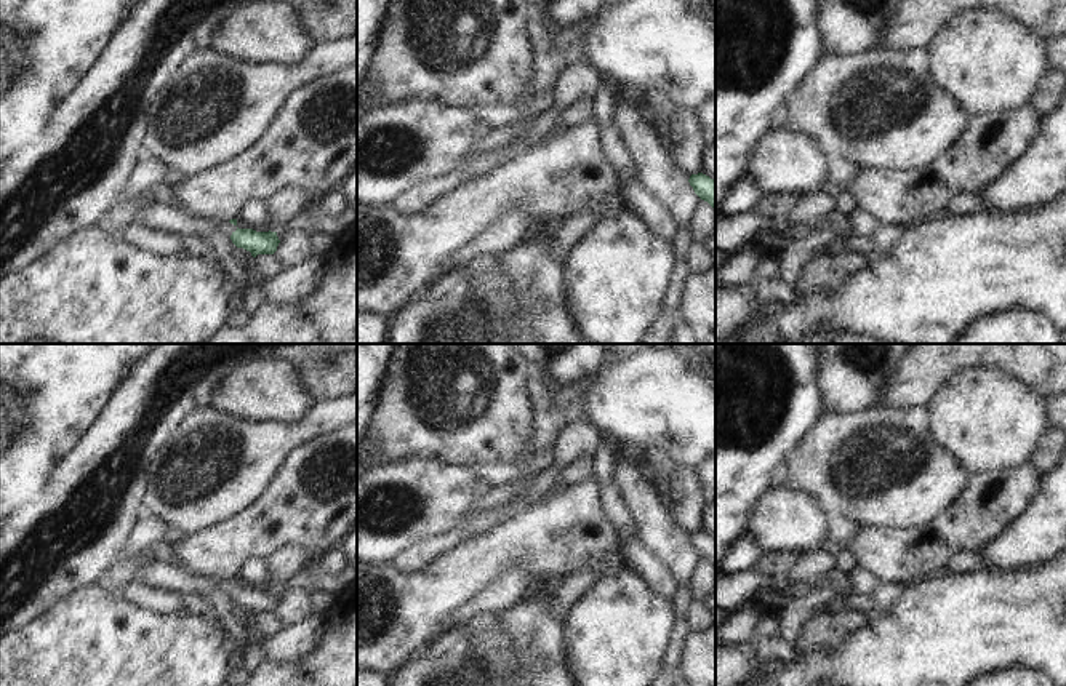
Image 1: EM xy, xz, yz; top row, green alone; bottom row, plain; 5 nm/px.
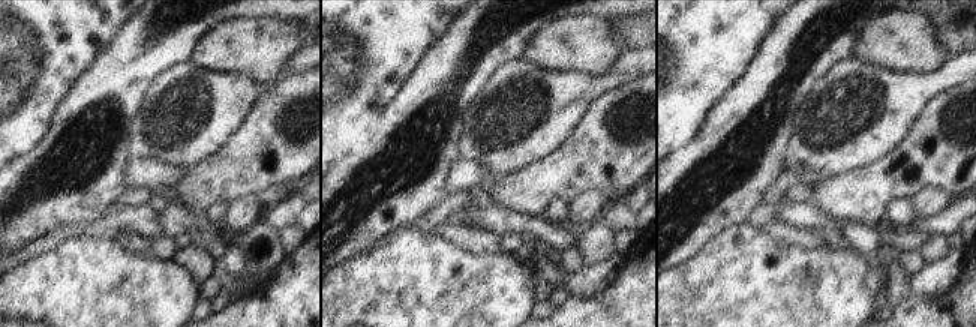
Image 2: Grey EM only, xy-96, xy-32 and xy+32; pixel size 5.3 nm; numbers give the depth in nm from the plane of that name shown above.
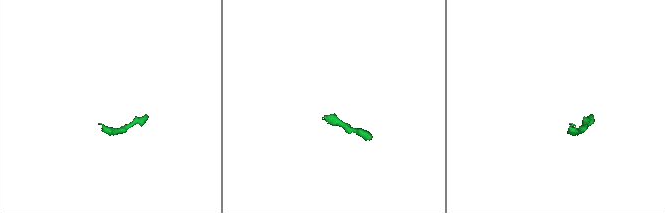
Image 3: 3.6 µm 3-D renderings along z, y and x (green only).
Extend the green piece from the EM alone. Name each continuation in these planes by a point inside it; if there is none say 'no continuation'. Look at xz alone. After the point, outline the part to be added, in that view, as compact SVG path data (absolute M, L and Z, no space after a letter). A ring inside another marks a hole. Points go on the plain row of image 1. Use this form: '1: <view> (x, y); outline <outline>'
no continuation

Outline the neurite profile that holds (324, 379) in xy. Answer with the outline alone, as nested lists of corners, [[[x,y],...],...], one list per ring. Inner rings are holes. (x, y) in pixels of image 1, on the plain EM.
[[[357,353],[309,358],[298,371],[306,392],[315,401],[344,398],[357,390]]]

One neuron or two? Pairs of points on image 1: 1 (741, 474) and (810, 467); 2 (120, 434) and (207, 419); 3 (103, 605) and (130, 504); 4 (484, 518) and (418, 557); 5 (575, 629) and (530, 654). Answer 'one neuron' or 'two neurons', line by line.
1: two neurons
2: two neurons
3: two neurons
4: one neuron
5: two neurons

